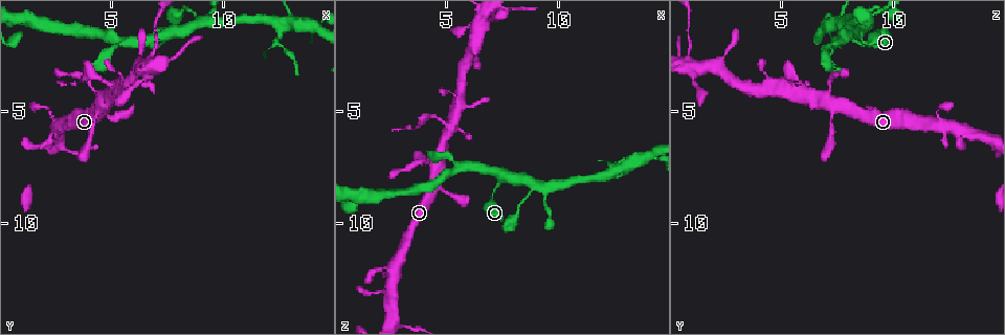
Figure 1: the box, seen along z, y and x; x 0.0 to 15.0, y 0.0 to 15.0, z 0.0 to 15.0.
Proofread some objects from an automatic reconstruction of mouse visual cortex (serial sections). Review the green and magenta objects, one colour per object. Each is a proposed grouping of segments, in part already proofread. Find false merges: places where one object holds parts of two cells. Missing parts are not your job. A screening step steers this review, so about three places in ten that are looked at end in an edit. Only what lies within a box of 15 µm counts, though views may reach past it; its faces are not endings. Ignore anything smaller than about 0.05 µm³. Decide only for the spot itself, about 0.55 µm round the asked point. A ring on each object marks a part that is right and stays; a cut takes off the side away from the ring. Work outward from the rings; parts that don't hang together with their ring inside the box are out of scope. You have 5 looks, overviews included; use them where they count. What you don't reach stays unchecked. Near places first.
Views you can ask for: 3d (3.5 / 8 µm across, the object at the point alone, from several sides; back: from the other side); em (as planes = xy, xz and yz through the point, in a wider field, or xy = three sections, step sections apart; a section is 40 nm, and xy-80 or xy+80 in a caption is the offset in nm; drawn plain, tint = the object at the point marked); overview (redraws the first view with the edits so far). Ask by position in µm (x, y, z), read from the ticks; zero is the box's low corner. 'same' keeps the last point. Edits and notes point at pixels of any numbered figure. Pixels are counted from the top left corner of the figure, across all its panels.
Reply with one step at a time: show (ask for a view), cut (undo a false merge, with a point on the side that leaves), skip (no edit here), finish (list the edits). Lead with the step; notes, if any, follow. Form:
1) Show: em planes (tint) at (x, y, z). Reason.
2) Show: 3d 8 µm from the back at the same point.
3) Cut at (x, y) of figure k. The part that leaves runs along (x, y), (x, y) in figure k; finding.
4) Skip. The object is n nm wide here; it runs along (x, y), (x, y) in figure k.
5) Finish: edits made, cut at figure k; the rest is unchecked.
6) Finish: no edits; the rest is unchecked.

Show: 3d 8 µm at (5.5, 2.0, 7.5). Arms part here.

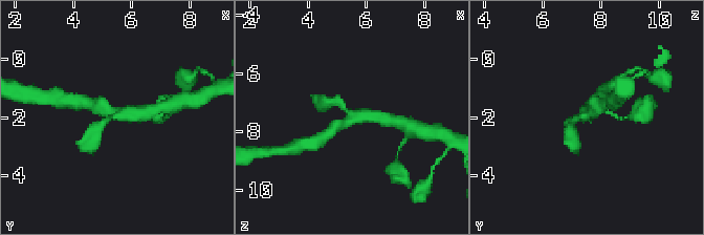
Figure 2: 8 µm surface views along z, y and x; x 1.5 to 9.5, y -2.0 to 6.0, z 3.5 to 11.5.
Show: 3d 3.5 µm at (5.6, 2.0, 7.6).

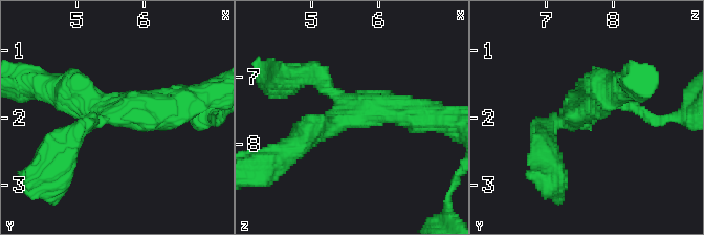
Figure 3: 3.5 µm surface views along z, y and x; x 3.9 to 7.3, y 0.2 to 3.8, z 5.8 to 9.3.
Show: em xy step 1 (tint) at (5.50, 1.90, 7.55). 3 arms meet here; the arms are 250, 350, 450 nm wide; now the EM.

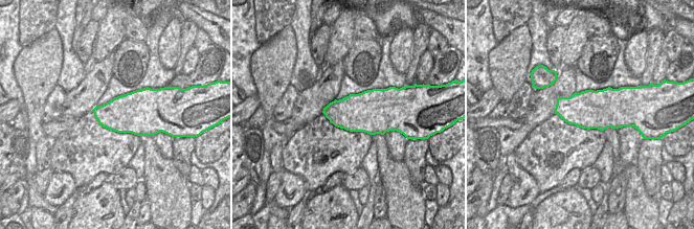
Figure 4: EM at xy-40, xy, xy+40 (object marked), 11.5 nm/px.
Skip. The object is 480 nm wide here; it runs along (419, 115), (360, 108), (293, 148) in figure 3; one cell here.

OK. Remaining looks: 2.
Show: 3d 3.5 µm at (4.1, 3.3, 5.2). Sharp bend.

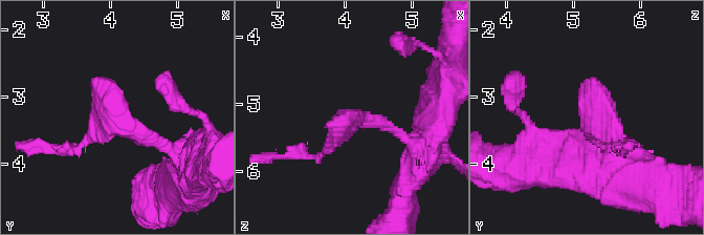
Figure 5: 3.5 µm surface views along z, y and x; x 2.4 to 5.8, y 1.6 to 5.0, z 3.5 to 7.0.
Show: em planes (tint) at (4.10, 3.30, 5.30). Now the EM.

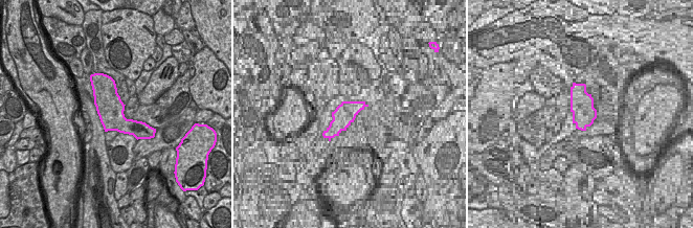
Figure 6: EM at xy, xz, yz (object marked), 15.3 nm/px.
Skip. It runs along (406, 140), (358, 119), (320, 156), (307, 156) in figure 5; one cell here.

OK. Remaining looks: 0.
Finish: no edits; the rest is unchecked.

